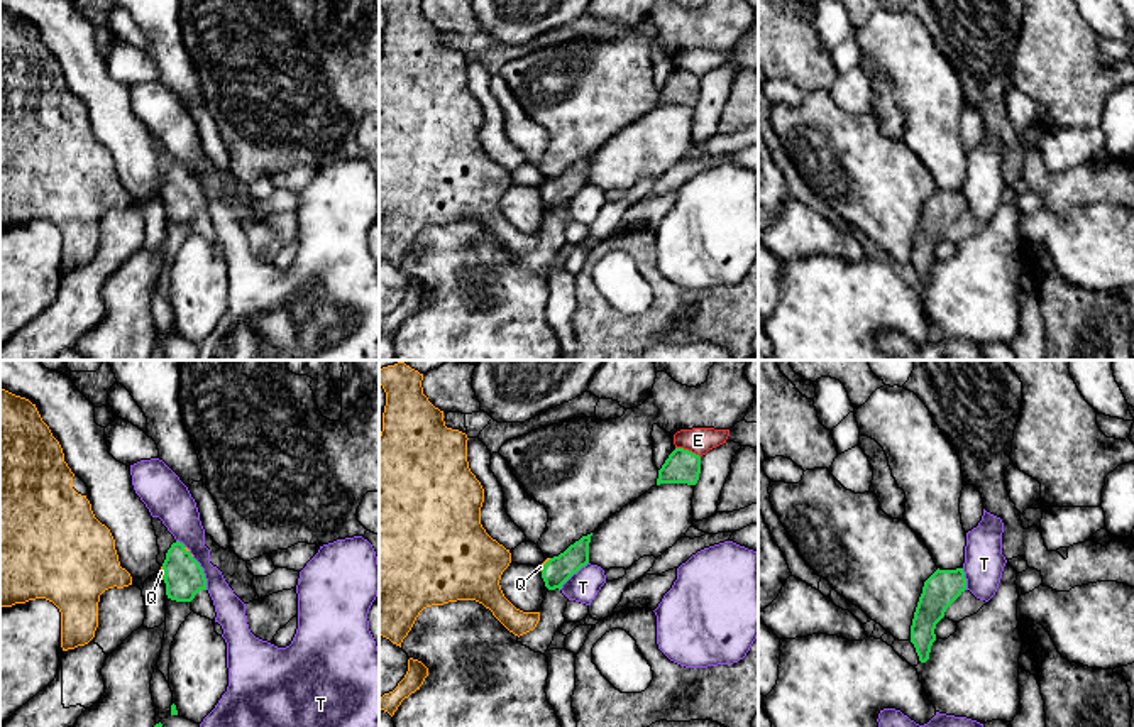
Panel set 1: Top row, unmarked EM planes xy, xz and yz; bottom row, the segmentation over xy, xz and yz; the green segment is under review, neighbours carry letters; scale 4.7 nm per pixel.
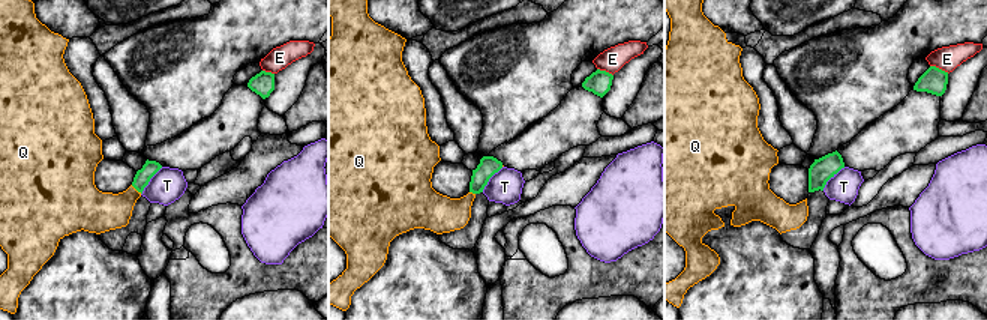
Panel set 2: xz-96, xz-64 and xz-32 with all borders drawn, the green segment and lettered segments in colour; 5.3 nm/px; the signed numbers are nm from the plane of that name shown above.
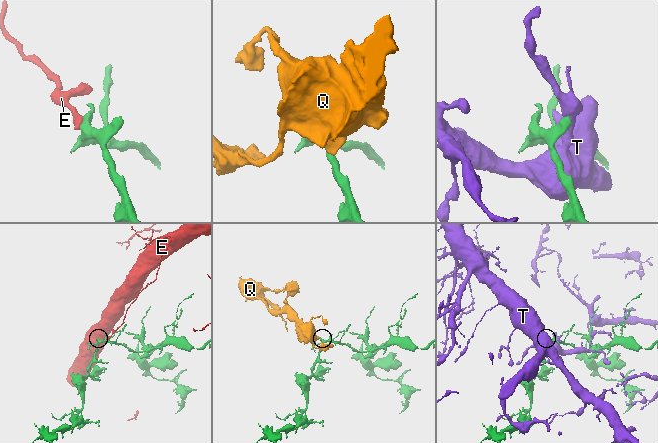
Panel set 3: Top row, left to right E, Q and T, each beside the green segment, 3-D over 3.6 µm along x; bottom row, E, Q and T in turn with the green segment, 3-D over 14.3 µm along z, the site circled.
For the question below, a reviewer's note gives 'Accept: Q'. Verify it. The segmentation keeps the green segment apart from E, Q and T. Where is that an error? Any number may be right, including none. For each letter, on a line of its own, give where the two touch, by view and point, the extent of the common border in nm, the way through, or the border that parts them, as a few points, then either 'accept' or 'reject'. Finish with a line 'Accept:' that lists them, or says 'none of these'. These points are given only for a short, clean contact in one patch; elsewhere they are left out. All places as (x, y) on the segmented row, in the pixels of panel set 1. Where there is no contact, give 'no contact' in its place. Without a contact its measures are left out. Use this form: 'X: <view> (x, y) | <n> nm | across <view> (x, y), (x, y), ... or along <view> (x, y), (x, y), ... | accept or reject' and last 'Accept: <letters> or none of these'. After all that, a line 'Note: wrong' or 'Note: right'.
E: xz (688, 450) | 130 nm | along xz (676, 447), (688, 448), (699, 457) | reject
Q: xz (544, 565) | 80 nm | across xz (557, 570), (544, 565), (540, 567) | accept
T: xy (203, 573) | 180 nm | reject
Accept: Q
Note: right

